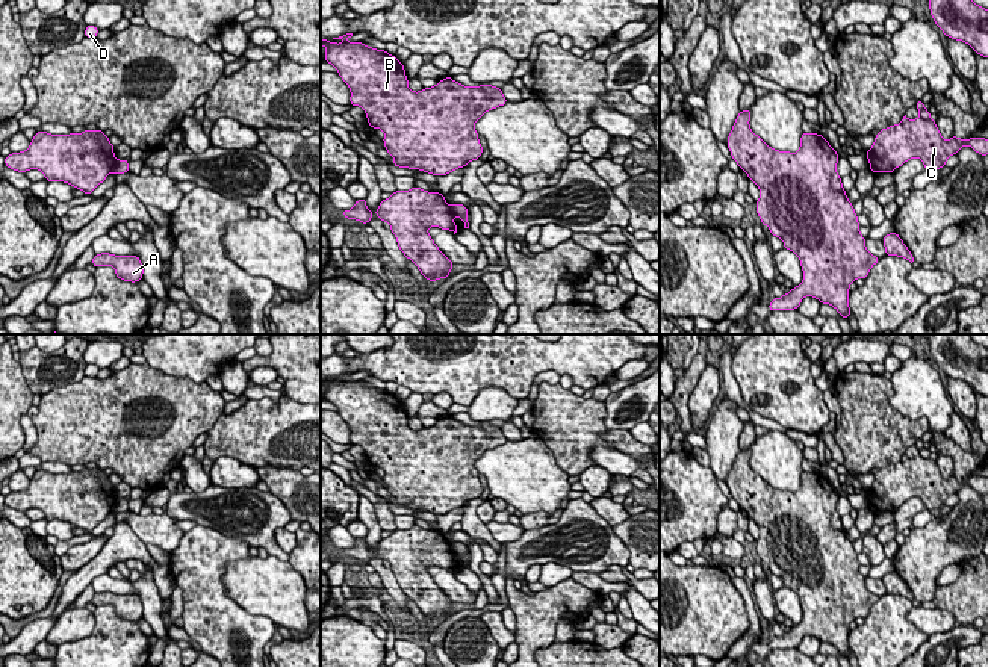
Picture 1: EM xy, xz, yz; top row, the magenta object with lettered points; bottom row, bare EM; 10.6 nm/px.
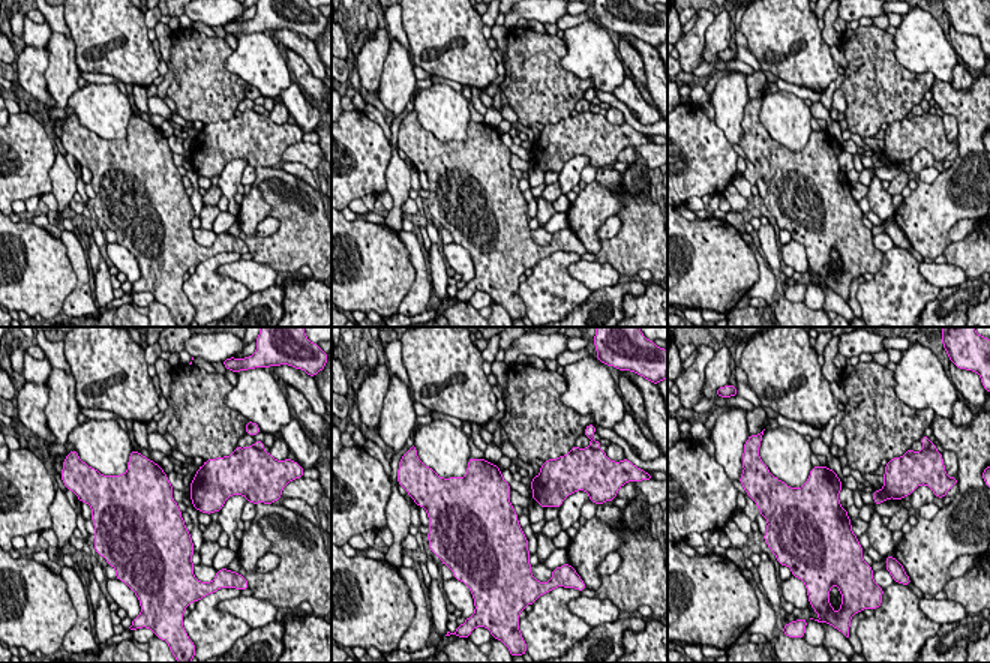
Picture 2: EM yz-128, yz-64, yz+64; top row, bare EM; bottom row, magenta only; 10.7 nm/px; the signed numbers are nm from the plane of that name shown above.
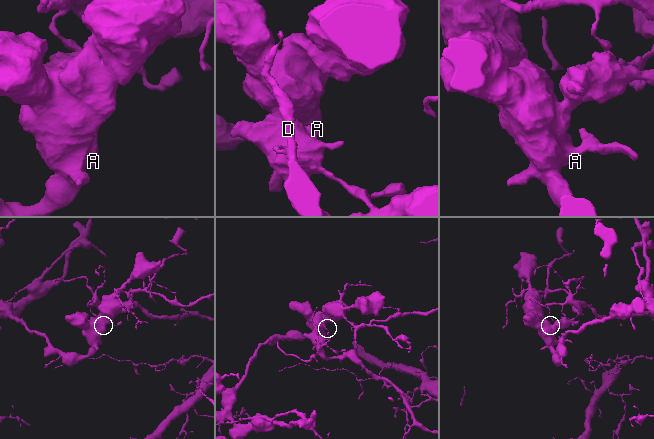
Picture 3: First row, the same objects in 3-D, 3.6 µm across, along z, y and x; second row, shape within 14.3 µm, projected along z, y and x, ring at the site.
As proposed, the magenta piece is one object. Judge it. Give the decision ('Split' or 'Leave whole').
Split

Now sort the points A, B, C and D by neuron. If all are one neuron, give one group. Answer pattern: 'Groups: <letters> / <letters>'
Groups: A B C / D

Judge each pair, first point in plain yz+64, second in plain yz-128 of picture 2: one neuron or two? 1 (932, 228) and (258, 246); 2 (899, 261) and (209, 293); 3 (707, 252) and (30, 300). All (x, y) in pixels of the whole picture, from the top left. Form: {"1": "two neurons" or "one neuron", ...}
{"1": "two neurons", "2": "one neuron", "3": "one neuron"}

